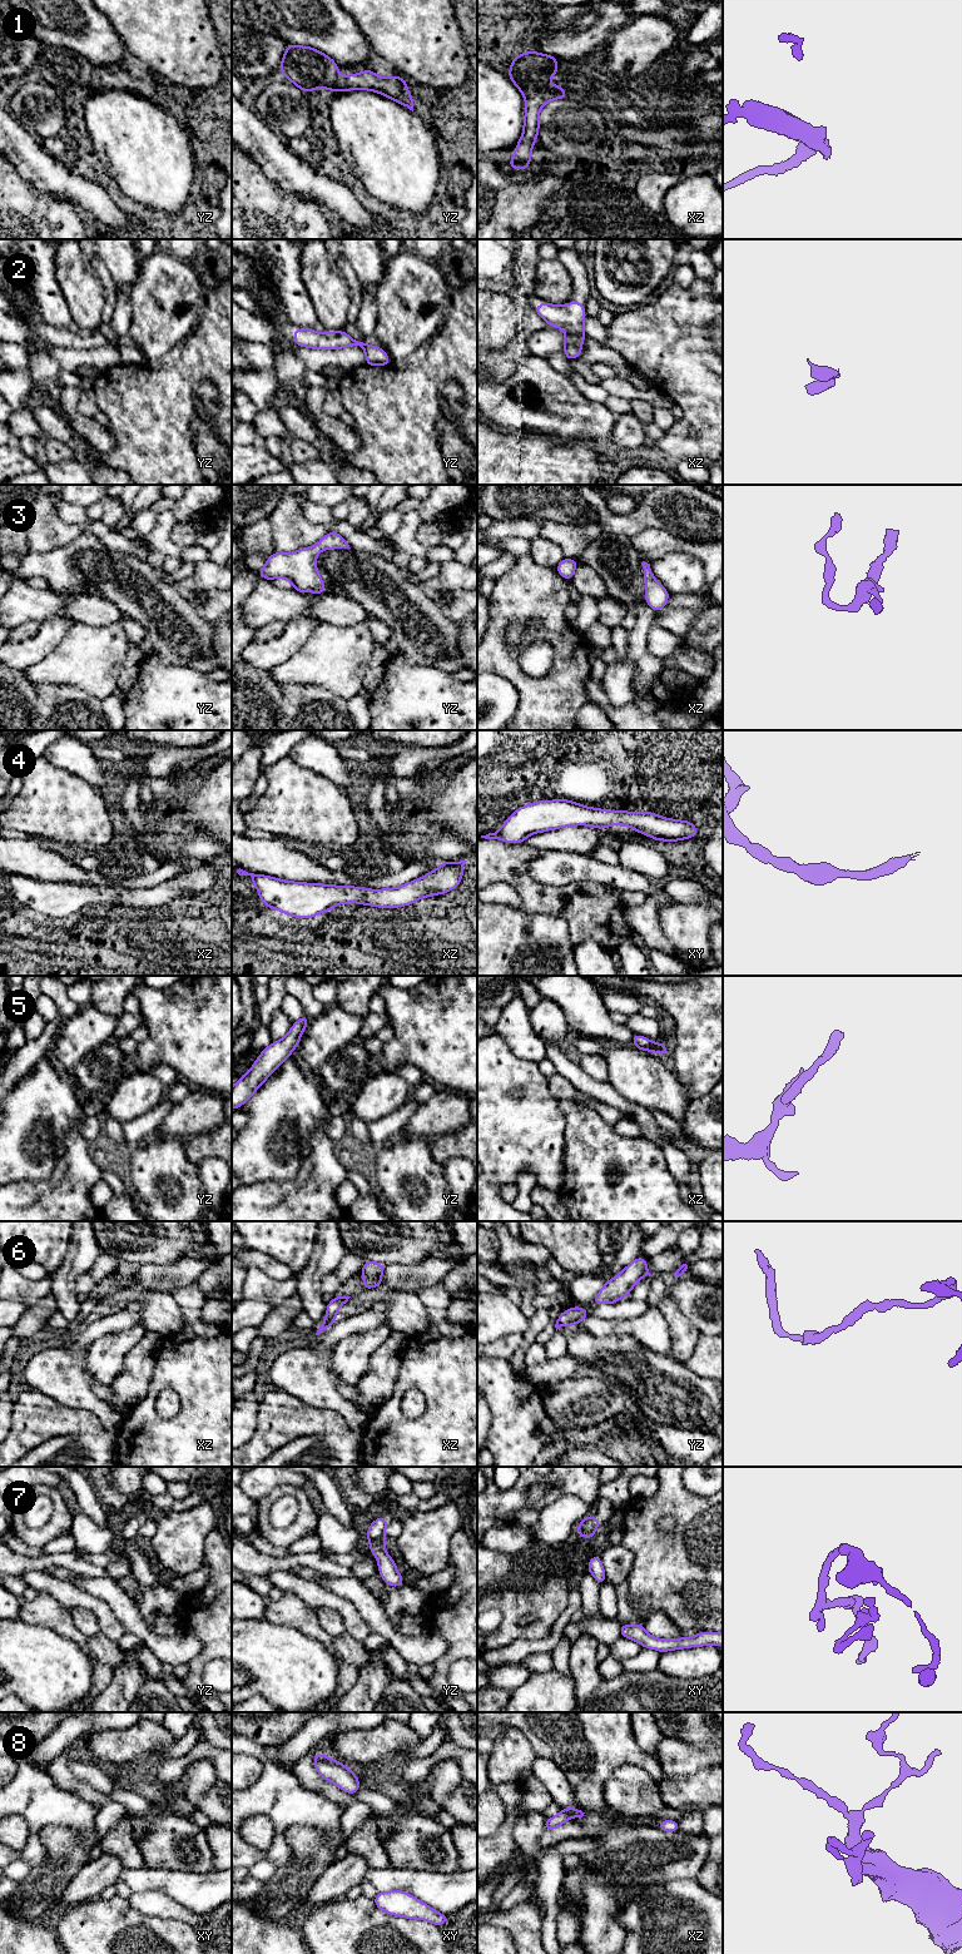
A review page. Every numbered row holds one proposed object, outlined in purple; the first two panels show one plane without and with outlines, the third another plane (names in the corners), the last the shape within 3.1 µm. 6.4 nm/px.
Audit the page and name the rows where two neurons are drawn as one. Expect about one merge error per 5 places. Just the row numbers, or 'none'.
none

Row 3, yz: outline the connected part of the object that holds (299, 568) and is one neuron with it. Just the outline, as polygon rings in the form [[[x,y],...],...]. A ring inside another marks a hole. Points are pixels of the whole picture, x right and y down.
[[[332,531],[324,535],[316,546],[301,549],[291,554],[276,551],[267,559],[258,576],[271,581],[276,577],[287,579],[292,587],[302,594],[312,591],[322,595],[324,592],[324,581],[317,570],[316,557],[322,550],[328,549],[351,547],[338,532]]]

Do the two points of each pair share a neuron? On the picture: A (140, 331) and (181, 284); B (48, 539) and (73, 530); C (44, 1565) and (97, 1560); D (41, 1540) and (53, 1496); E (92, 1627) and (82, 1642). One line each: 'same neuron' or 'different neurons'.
A: same neuron
B: same neuron
C: different neurons
D: same neuron
E: different neurons

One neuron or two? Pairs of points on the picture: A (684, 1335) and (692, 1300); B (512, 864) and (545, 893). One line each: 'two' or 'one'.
A: two
B: one

